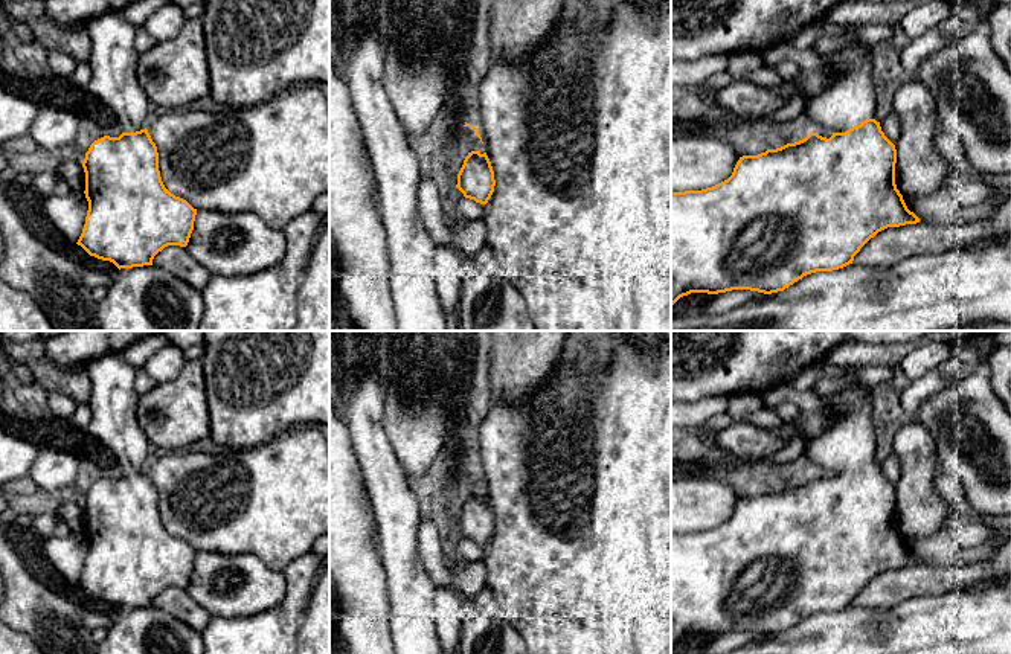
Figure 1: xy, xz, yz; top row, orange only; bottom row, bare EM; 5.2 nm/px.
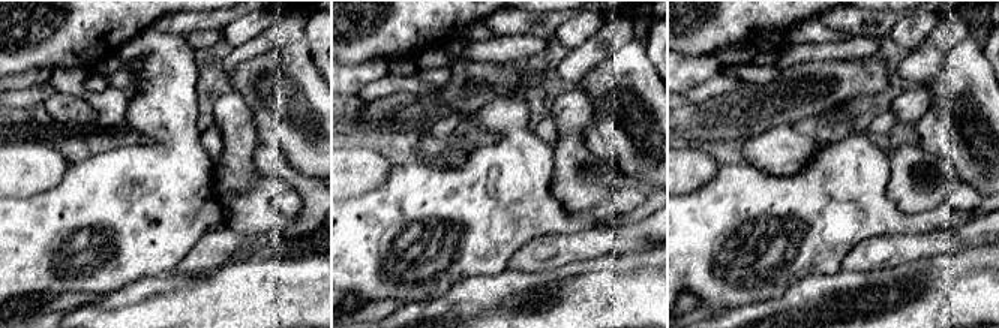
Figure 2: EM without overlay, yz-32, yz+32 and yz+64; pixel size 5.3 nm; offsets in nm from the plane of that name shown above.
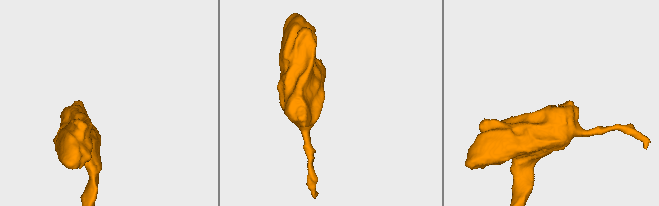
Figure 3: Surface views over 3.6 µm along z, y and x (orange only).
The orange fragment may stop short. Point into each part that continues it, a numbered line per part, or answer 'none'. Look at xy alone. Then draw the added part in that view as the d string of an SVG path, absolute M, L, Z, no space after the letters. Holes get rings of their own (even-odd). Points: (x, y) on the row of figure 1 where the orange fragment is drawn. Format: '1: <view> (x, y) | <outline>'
1: xy (113, 63) | M107 14L88 20L85 29L91 40L91 79L85 91L113 111L122 133L145 130L152 117L152 107L137 81L137 27L117 14Z

